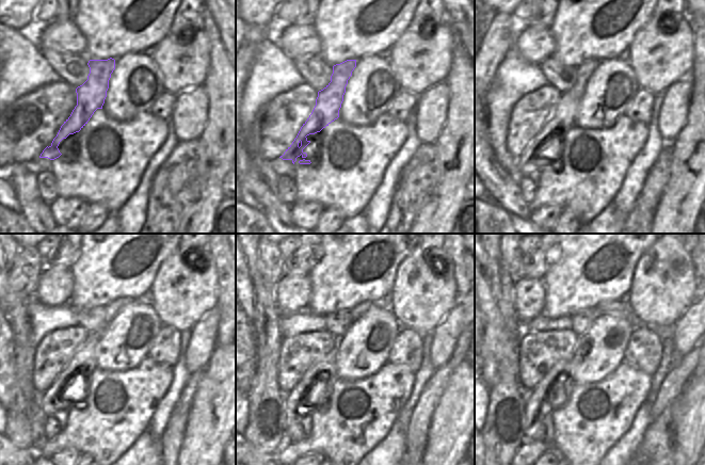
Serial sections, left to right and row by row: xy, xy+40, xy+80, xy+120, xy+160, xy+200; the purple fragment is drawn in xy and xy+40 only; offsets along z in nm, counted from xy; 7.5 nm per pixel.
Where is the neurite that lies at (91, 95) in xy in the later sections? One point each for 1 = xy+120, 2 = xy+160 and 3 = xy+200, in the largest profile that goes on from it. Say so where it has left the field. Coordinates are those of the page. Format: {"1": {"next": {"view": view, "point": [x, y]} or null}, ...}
{"1": {"next": {"view": "xy+120", "point": [84, 359]}}, "2": {"next": {"view": "xy+160", "point": [297, 403]}}, "3": {"next": {"view": "xy+200", "point": [539, 403]}}}

